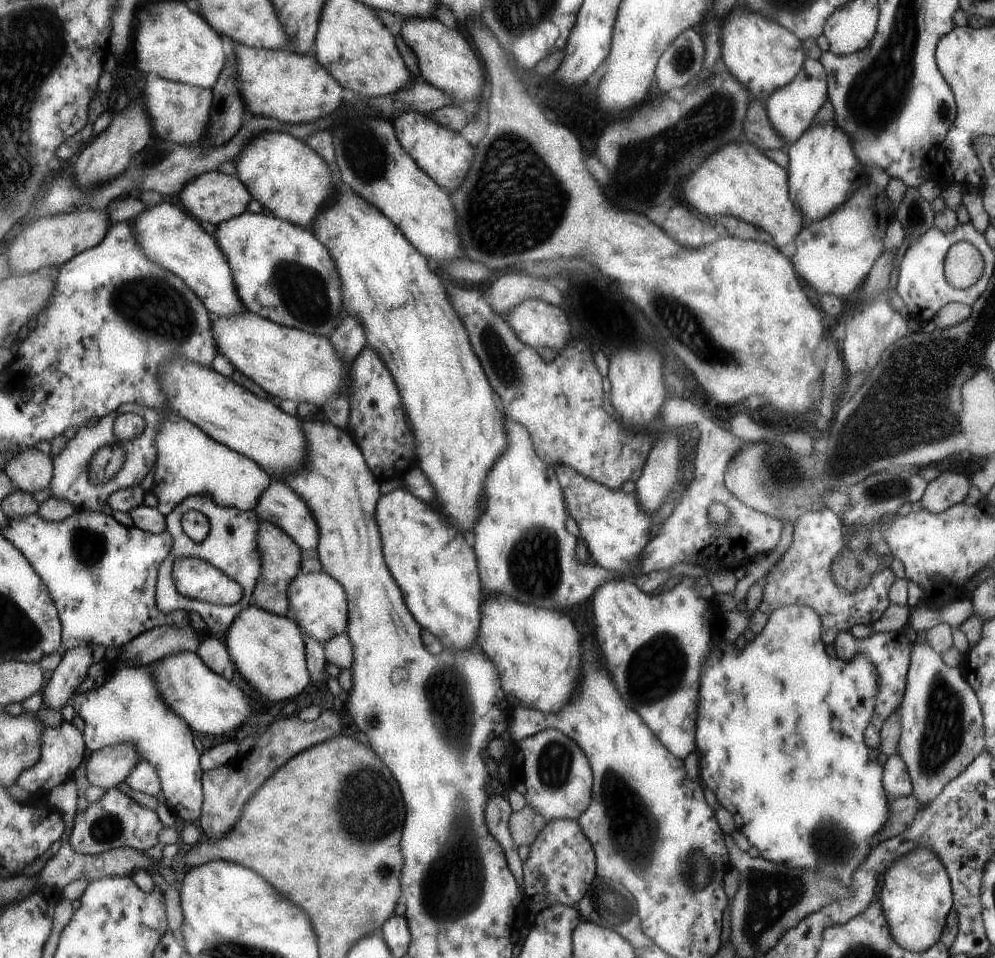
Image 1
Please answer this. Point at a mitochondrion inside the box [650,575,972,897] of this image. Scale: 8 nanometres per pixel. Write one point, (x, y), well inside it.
(946, 713)

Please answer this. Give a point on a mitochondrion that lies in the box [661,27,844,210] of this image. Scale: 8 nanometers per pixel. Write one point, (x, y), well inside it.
(682, 60)

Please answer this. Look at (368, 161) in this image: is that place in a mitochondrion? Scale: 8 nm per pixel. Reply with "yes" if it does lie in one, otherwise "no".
yes

